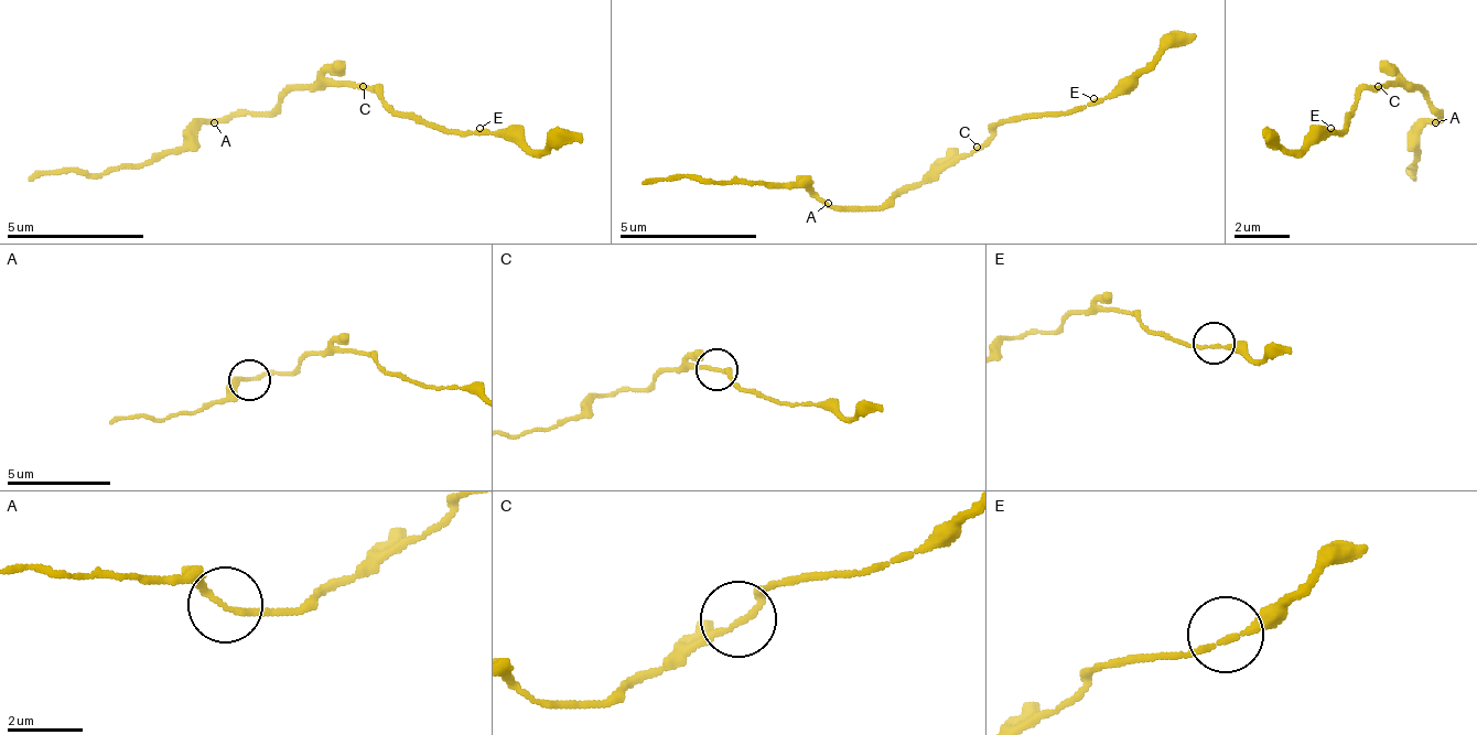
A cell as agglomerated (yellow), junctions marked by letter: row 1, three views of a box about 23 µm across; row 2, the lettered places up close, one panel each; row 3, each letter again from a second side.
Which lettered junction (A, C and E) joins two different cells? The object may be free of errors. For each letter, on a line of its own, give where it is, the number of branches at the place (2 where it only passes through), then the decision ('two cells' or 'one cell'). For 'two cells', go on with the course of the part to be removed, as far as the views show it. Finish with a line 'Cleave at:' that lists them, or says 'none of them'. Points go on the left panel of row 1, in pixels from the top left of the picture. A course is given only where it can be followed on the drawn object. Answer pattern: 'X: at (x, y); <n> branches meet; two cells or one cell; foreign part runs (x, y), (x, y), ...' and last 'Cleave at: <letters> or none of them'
A: at (214, 122); 2 branches meet; one cell
C: at (363, 86); 2 branches meet; one cell
E: at (480, 128); 2 branches meet; one cell
Cleave at: none of them

